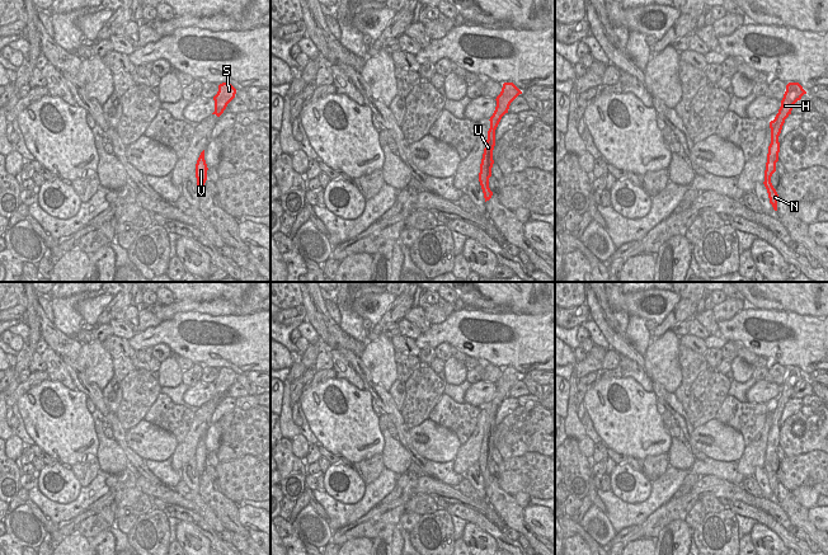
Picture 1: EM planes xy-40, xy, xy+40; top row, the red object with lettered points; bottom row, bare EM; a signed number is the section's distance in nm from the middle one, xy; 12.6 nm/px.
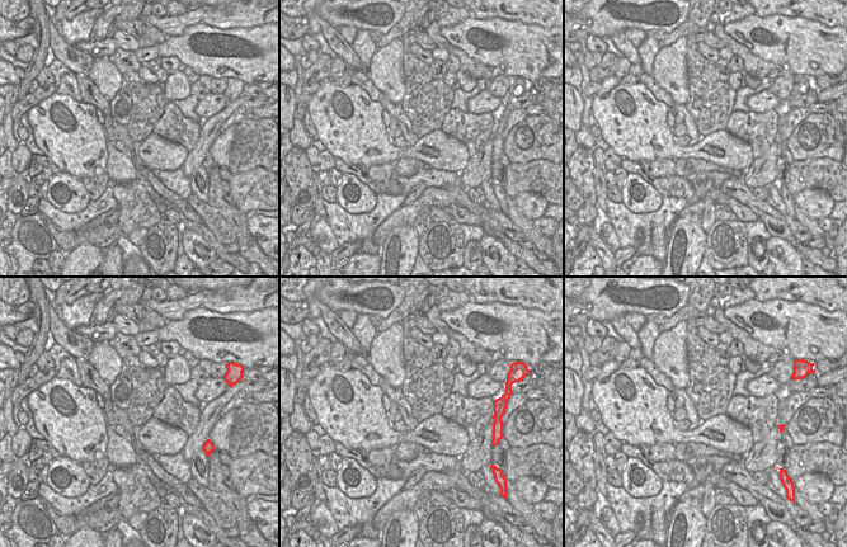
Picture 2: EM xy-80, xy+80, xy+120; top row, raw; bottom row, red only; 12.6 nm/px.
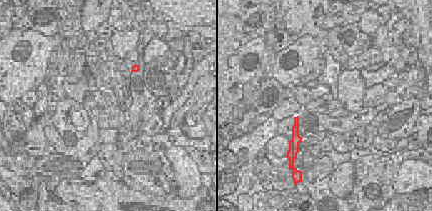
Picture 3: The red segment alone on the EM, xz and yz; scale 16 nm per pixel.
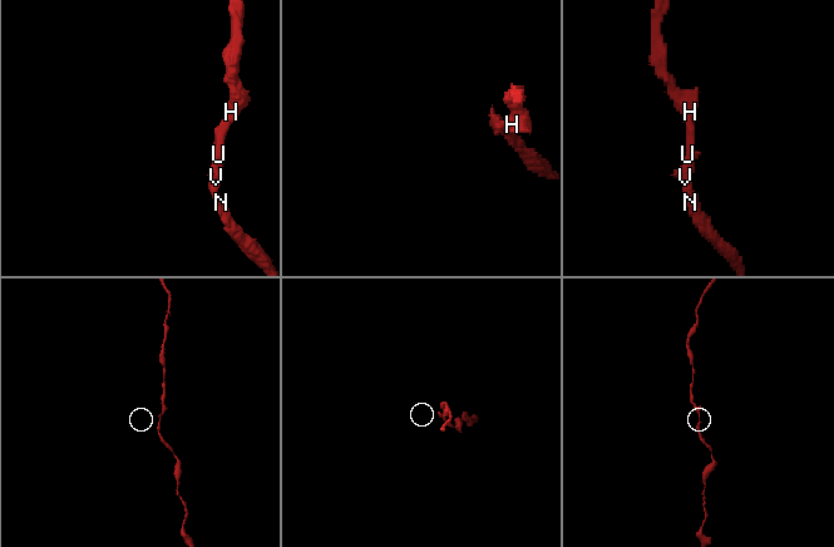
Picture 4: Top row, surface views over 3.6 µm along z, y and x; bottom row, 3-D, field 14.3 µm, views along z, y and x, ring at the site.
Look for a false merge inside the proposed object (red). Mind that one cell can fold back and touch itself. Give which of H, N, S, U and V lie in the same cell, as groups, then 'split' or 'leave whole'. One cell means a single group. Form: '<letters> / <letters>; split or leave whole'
H N S U V; leave whole

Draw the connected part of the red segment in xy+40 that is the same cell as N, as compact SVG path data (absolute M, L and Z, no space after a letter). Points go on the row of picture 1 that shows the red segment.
M789 83L786 85L786 91L781 100L778 113L776 114L775 119L770 122L771 144L768 146L763 184L767 189L770 203L772 204L775 211L777 211L777 201L780 197L771 183L771 177L776 171L776 163L778 161L778 152L780 152L778 136L781 133L785 119L791 114L794 104L798 100L800 100L804 94L806 94L806 91L799 83Z

